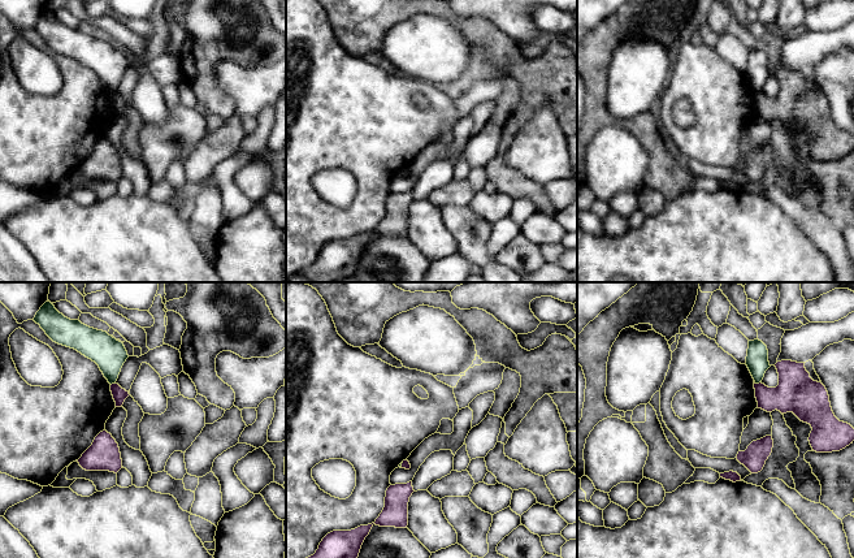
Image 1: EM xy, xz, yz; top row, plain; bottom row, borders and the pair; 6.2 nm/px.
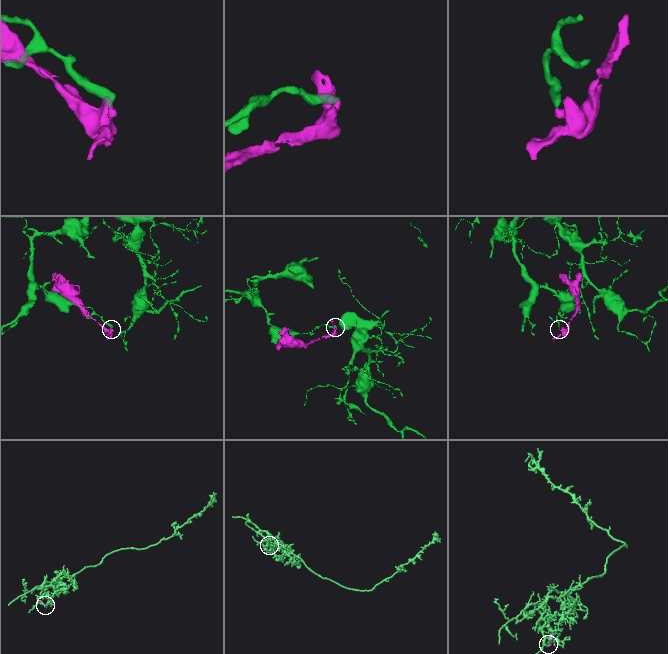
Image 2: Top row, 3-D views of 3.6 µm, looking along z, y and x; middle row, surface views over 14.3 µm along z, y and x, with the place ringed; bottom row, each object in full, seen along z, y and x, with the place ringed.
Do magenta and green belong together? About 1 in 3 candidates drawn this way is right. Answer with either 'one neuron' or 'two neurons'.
two neurons

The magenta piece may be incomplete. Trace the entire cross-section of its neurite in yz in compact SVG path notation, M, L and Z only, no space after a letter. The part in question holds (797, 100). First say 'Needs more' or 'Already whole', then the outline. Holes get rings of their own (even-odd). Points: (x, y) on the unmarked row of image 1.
Already whole. M781 69L775 75L779 82L776 96L754 92L758 117L793 121L810 133L809 150L816 161L840 160L853 152L854 137L835 125L825 95L810 86L805 72Z

